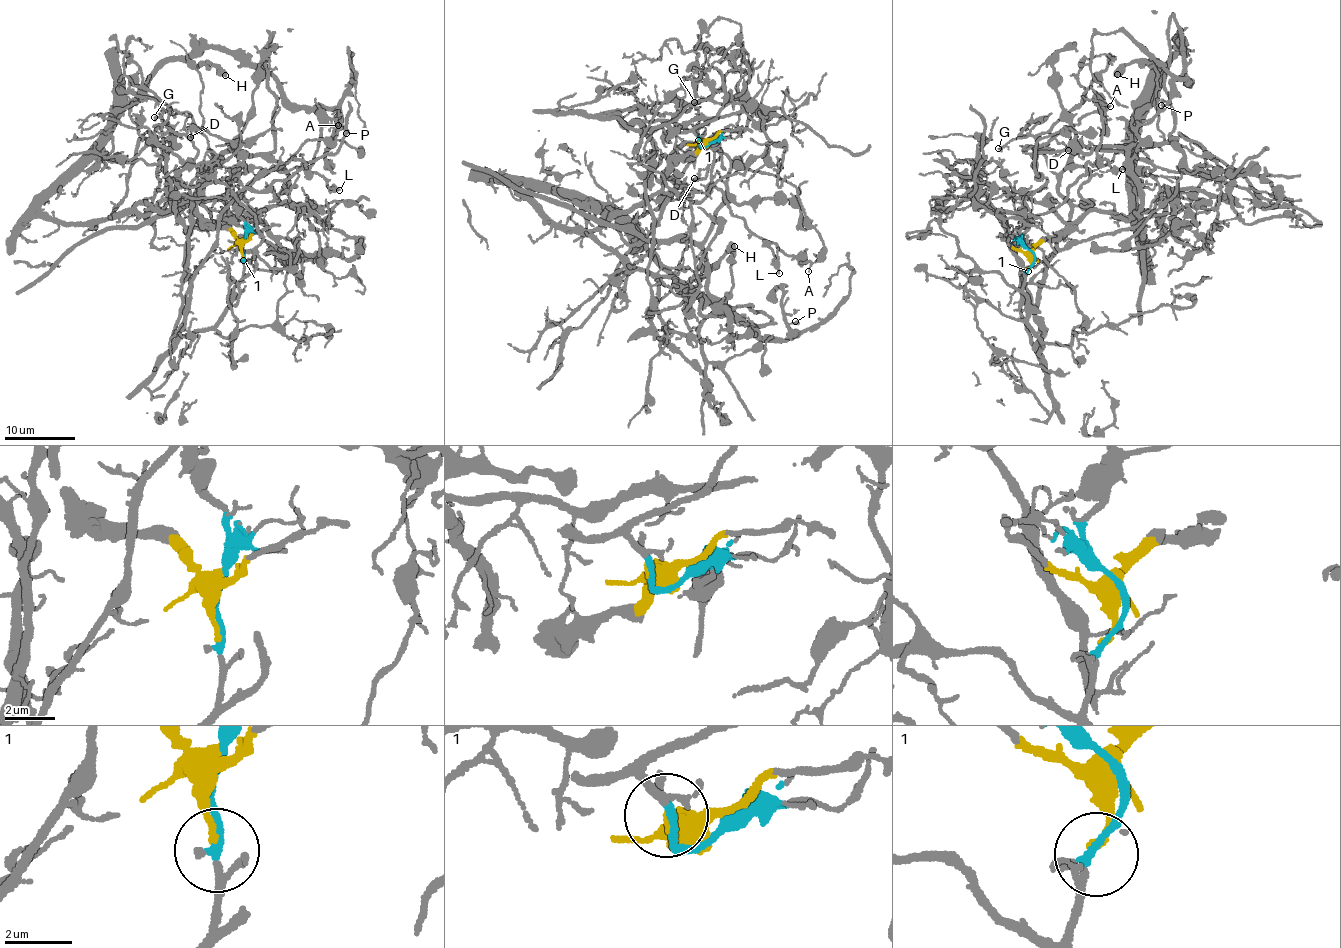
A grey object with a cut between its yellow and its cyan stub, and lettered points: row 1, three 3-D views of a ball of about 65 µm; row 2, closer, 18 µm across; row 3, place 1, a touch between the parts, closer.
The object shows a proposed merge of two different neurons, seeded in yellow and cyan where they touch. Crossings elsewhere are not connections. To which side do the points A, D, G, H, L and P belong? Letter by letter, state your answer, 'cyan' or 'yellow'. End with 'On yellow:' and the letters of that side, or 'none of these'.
A: cyan
D: cyan
G: cyan
H: yellow
L: cyan
P: yellow
On yellow: H, P

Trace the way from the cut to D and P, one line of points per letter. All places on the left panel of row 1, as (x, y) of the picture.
D: (243, 243), (233, 301), (182, 335), (191, 277), (168, 108), (139, 69), (146, 95), (188, 112), (190, 137)
P: (243, 243), (189, 201), (84, 223), (40, 205), (145, 78), (207, 48), (301, 107), (337, 109), (345, 134)

